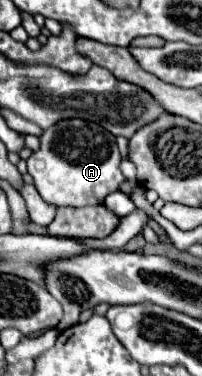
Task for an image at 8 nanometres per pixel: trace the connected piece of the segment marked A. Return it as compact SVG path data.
M59 120L51 128L43 130L39 136L41 146L27 158L27 170L33 176L33 184L37 192L43 196L43 200L51 206L97 206L103 204L107 194L119 190L119 184L125 180L125 176L119 170L121 154L115 142L115 136L99 130L97 124L91 124L87 120Z

